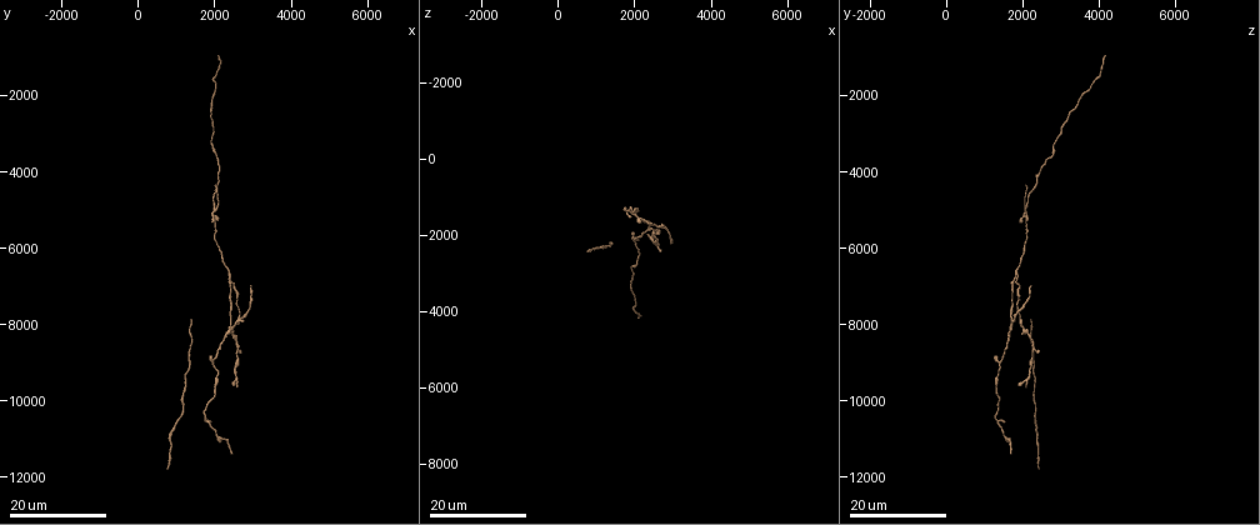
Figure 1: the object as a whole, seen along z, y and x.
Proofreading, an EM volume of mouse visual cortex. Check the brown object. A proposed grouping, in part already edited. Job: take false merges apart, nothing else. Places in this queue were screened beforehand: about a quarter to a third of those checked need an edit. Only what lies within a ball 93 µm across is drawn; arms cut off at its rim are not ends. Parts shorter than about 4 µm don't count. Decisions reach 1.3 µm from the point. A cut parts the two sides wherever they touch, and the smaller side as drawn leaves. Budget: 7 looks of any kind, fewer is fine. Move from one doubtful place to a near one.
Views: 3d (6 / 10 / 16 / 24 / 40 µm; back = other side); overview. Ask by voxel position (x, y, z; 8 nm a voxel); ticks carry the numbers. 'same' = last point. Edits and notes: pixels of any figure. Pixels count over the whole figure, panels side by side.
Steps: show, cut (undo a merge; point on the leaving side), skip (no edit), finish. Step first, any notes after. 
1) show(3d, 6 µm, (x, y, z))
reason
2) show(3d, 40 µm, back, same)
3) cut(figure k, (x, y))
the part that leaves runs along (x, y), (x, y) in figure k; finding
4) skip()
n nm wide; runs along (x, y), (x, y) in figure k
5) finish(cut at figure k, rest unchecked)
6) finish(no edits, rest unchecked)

show(3d, 16 µm, (1950, 4900, 2100))
side arm on a straight run

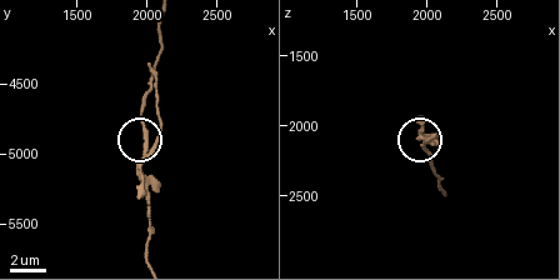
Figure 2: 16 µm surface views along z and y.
show(3d, 6 µm, same)

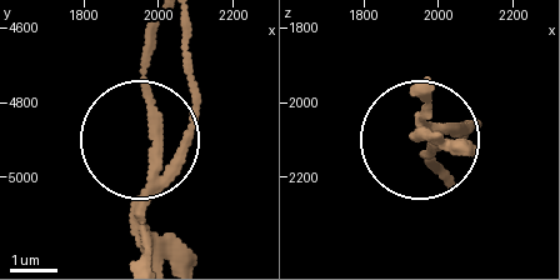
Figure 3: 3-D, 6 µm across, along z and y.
cut(figure 3, (154, 119))
220 nm wide; the part that leaves runs along (145, 184), (149, 21) in figure 3; two cells meet here

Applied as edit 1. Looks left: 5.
show(3d, 16 µm, (2500, 8150, 1700))
three-way junction

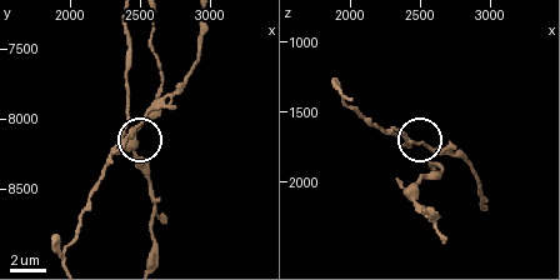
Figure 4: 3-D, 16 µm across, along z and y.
show(3d, 6 µm, (2480, 8080, 1700))
closer look

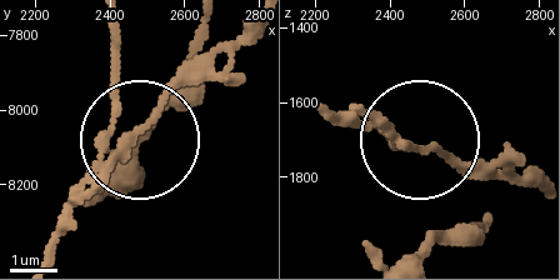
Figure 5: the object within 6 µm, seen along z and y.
cut(figure 5, (148, 121))
side arm 12 µm; 3 arms; two cells meet here

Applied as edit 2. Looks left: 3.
show(overview)

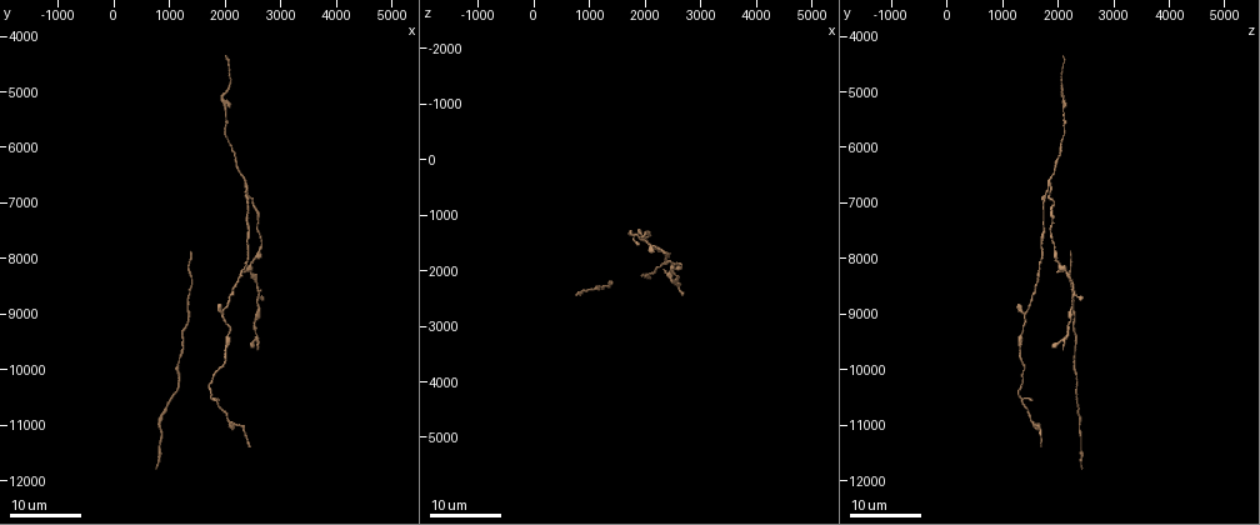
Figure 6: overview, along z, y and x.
show(3d, 24 µm, (2000, 9600, 1300))
calibre changes

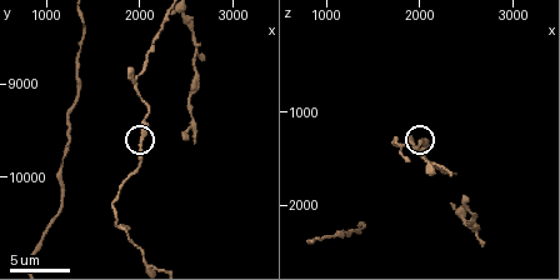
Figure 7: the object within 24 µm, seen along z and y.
show(3d, 10 µm, same)

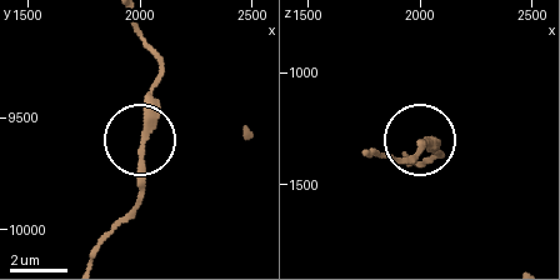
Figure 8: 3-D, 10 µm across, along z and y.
skip()
220 nm wide; runs along (131, 26), (160, 69), (154, 119), (139, 148), (131, 218) in figure 8; one cell here

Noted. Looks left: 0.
finish(cut at figure 3, cut at figure 5, rest unchecked)

